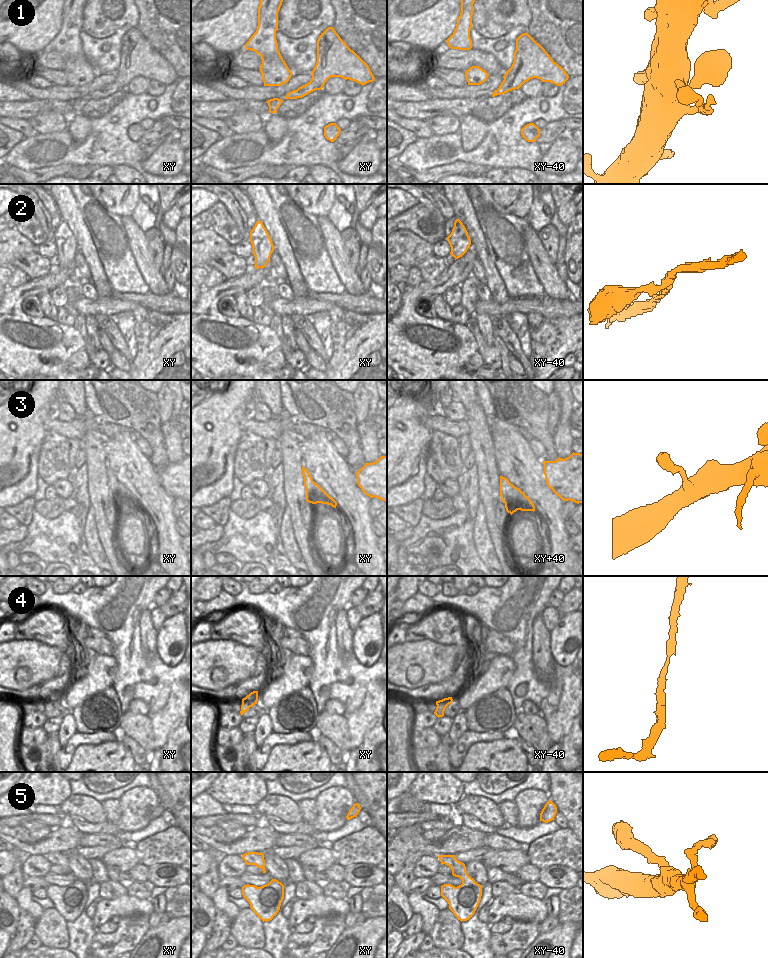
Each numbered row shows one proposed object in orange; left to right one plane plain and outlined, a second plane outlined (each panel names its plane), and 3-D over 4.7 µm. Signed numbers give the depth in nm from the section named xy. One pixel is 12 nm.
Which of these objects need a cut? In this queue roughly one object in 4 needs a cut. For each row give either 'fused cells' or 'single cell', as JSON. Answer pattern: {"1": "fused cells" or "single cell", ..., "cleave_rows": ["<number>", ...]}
{"1": "single cell", "2": "single cell", "3": "single cell", "4": "single cell", "5": "single cell", "cleave_rows": []}

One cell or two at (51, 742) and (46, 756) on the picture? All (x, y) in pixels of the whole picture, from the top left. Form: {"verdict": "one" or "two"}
{"verdict": "one"}

